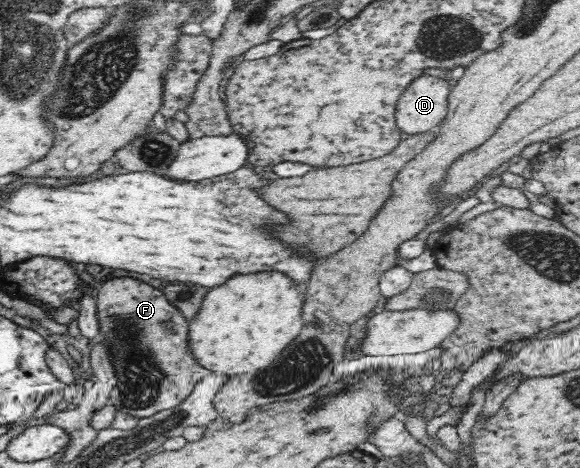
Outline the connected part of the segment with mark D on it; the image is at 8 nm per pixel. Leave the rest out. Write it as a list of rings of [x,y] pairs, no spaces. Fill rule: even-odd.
[[[419,76],[404,90],[396,104],[395,119],[401,131],[415,135],[432,131],[449,112],[452,78]]]

